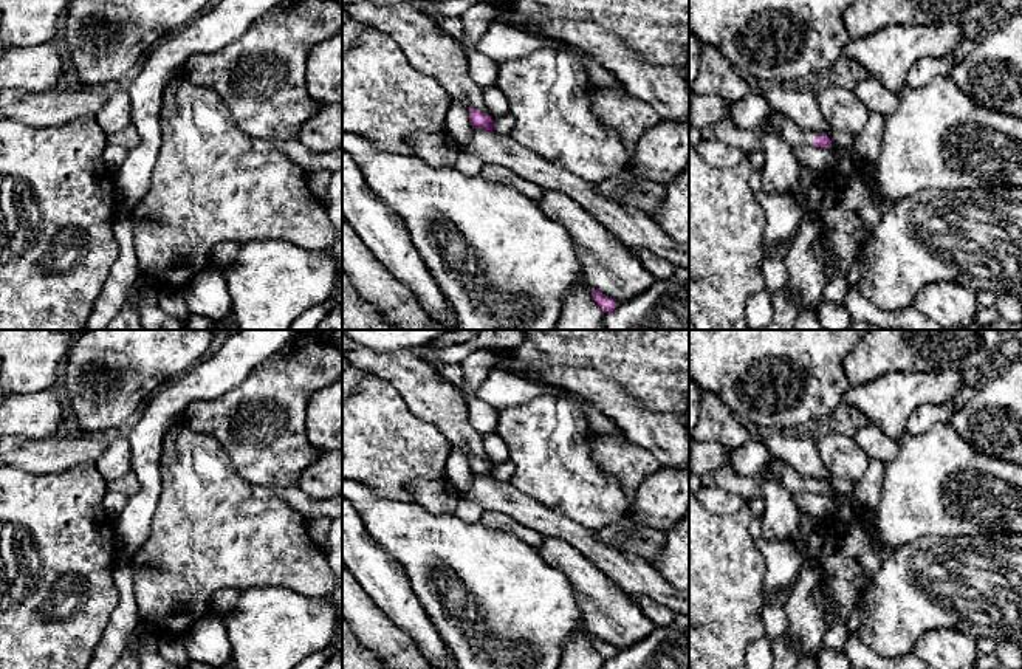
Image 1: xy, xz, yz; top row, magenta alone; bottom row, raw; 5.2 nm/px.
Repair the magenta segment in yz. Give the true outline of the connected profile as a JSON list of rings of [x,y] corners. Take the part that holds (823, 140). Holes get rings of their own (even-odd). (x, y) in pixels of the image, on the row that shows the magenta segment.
[[[770,110],[770,113],[762,119],[759,124],[760,130],[779,130],[784,139],[791,147],[802,147],[802,146],[821,146],[830,147],[832,141],[825,133],[811,133],[808,130],[801,129],[796,122],[785,118],[782,113],[776,110]]]

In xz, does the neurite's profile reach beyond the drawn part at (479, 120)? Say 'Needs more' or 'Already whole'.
Needs more

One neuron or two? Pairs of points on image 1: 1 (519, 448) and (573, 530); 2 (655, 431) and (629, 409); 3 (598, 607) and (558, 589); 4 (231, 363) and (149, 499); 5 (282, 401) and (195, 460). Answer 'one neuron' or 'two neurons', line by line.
1: two neurons
2: one neuron
3: two neurons
4: one neuron
5: two neurons

